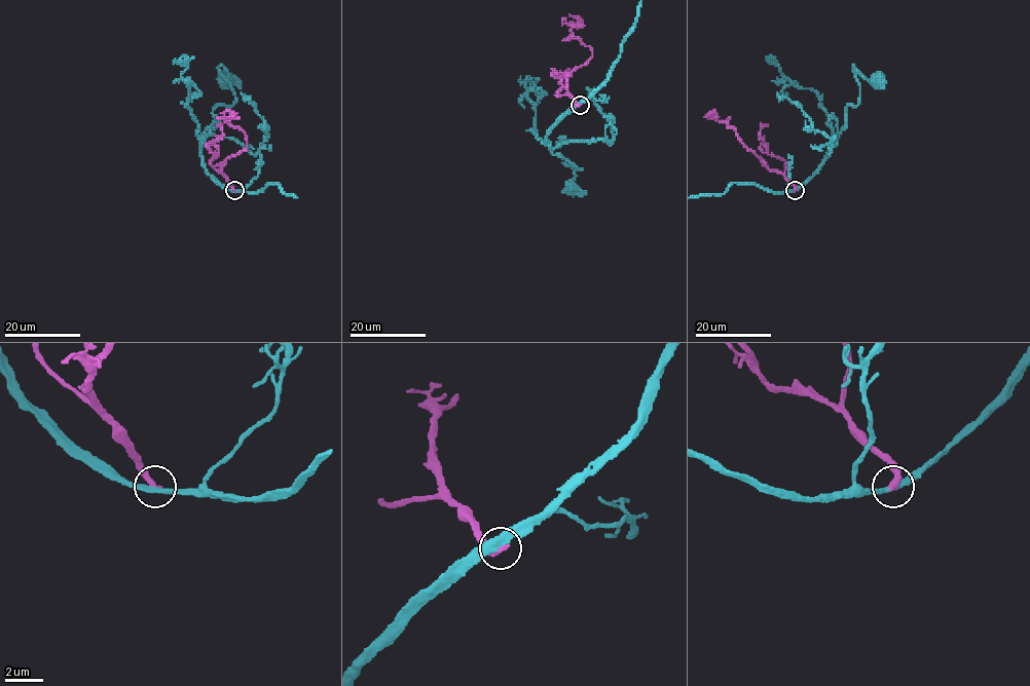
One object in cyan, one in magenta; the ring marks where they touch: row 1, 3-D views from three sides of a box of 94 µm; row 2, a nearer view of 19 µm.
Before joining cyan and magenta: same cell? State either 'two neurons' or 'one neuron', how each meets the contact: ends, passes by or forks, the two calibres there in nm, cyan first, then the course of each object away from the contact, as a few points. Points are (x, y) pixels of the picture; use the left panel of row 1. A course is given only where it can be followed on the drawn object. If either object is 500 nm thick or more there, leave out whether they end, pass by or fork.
two neurons; cyan passes by; magenta ends there; 320 nm thick on the cyan side, 360 nm on the other; magenta runs (233, 190), (221, 167), (229, 156), (246, 147), (246, 136), (226, 121), (233, 112), (231, 117), (223, 116)

